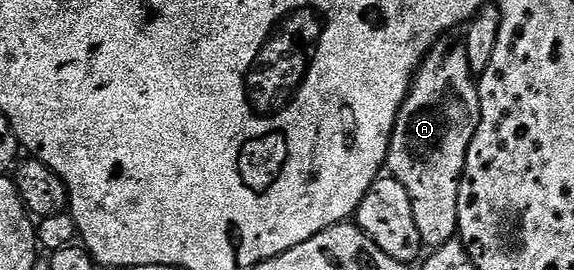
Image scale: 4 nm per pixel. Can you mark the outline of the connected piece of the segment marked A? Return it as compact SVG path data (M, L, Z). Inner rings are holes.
M439 39L436 44L431 47L421 65L418 66L418 72L410 86L410 92L407 93L404 103L398 112L398 118L394 124L394 134L390 136L390 154L386 157L386 165L388 166L389 176L401 183L408 191L410 202L412 203L412 211L416 219L416 227L422 236L423 246L437 247L444 241L455 240L458 232L458 192L460 191L460 183L462 182L462 172L466 166L466 156L468 155L468 147L472 143L472 139L476 135L476 127L480 123L480 95L478 94L478 82L476 74L472 71L472 67L468 63L468 51L465 44L461 40L450 41L451 39Z

